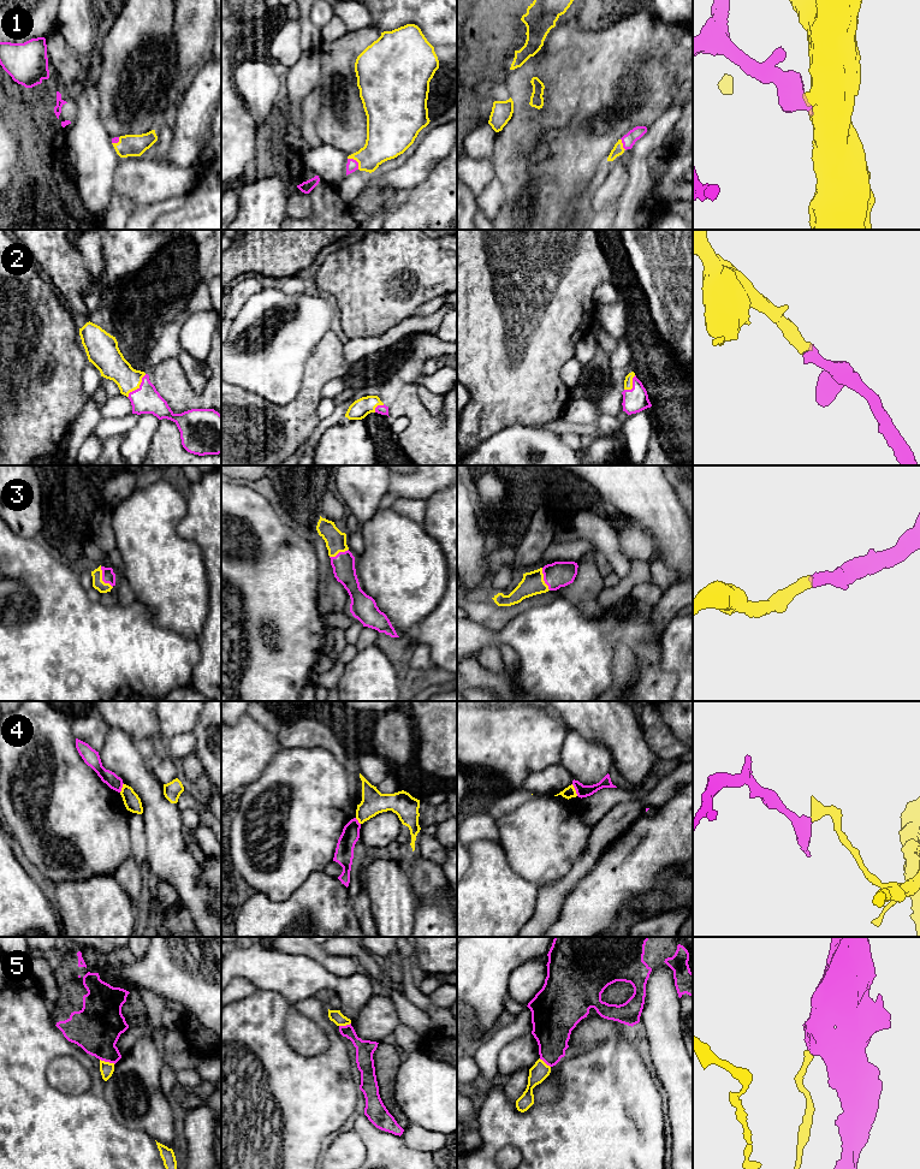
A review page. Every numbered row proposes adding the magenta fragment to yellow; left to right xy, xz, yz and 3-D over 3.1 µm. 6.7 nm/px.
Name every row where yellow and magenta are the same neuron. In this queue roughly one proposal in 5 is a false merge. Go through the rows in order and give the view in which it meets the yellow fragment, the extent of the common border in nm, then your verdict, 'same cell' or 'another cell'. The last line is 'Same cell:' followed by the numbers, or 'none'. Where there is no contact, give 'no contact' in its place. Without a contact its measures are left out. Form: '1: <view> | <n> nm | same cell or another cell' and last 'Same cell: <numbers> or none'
1: xz | 110 nm | same cell
2: xy | 200 nm | same cell
3: xy | 170 nm | same cell
4: yz | 90 nm | another cell
5: xy | 110 nm | another cell
Same cell: 1, 2, 3

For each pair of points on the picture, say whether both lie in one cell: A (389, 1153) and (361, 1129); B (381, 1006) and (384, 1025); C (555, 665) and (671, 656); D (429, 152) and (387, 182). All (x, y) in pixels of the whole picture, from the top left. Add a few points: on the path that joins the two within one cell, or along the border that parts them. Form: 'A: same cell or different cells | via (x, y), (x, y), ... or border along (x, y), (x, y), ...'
A: same cell | via (381, 1146), (368, 1133)
B: same cell | via (381, 1010), (381, 1020)
C: different cells | border along (659, 641), (662, 666), (672, 672), (677, 681)
D: same cell | via (419, 162), (404, 177), (398, 178)

